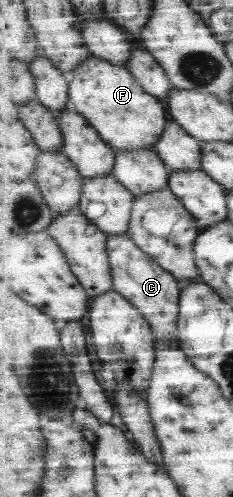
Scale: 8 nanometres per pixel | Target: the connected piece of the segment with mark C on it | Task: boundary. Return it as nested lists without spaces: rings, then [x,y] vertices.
[[[127,233],[110,235],[109,254],[113,267],[114,287],[128,299],[132,300],[145,318],[152,323],[157,339],[172,339],[179,331],[181,318],[182,285],[180,280],[162,264],[154,261]]]

